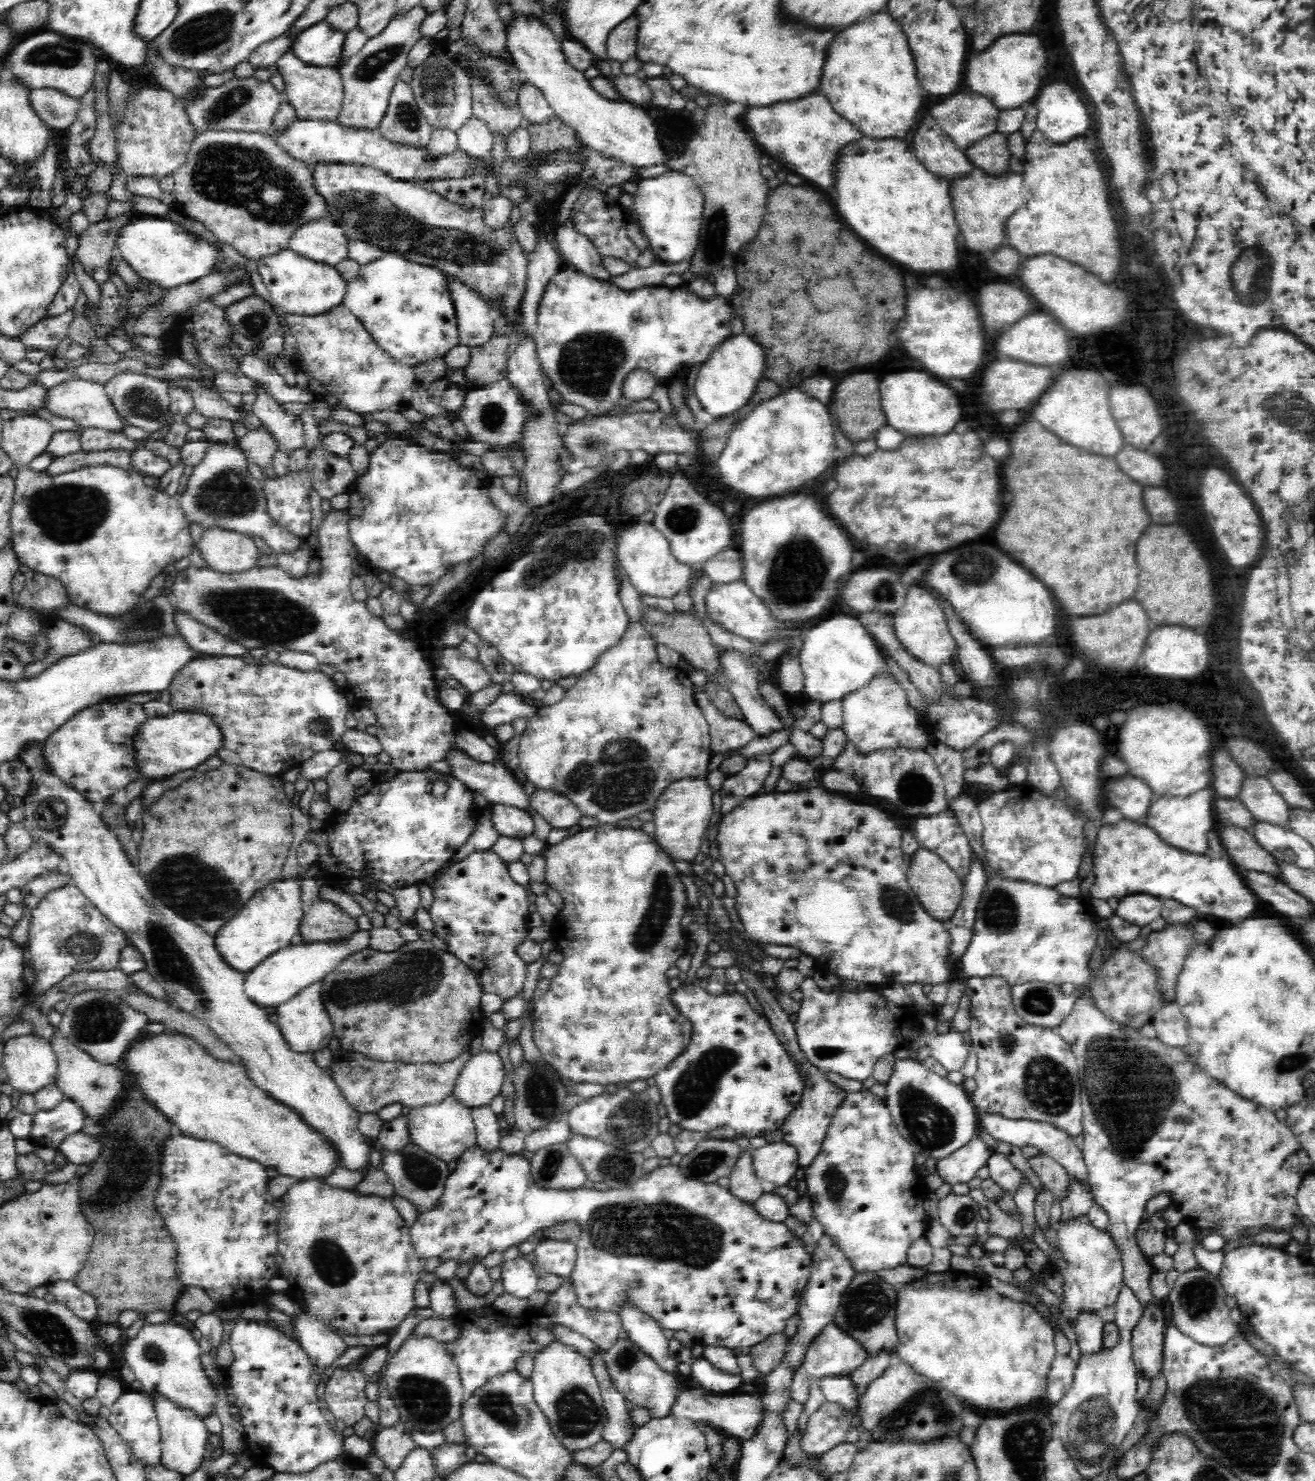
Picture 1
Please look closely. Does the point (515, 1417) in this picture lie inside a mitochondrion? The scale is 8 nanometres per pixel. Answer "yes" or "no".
yes

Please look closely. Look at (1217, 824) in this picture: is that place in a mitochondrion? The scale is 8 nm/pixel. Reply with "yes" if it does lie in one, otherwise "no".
no

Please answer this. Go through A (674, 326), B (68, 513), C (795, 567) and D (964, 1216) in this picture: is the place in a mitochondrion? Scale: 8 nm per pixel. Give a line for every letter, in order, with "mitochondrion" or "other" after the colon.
A: other
B: mitochondrion
C: mitochondrion
D: mitochondrion

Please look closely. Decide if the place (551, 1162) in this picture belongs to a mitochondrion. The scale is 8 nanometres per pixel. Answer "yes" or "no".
yes

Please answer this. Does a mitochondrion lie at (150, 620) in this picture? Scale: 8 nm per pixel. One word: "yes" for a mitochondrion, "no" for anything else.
yes

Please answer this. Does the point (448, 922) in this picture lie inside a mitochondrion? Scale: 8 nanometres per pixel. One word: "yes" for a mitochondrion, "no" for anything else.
no

